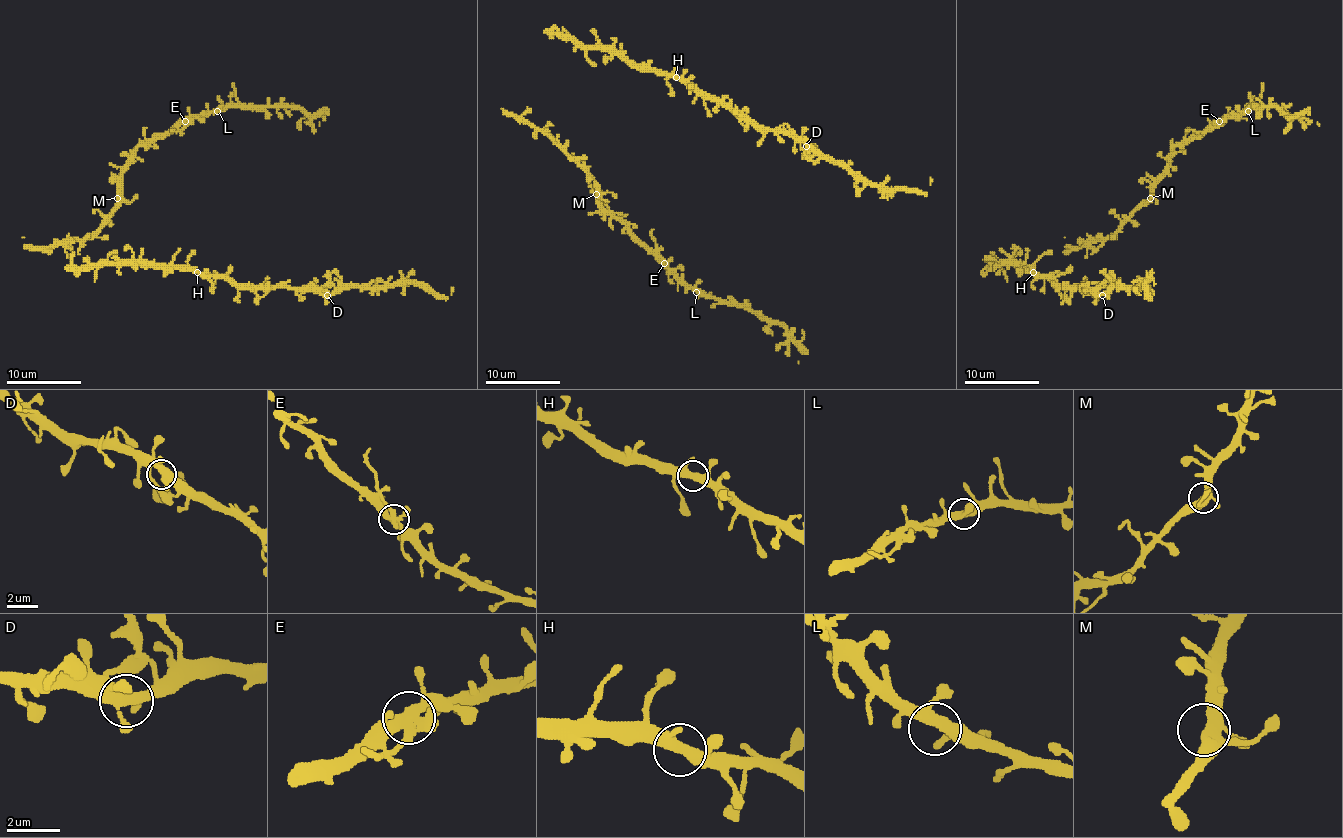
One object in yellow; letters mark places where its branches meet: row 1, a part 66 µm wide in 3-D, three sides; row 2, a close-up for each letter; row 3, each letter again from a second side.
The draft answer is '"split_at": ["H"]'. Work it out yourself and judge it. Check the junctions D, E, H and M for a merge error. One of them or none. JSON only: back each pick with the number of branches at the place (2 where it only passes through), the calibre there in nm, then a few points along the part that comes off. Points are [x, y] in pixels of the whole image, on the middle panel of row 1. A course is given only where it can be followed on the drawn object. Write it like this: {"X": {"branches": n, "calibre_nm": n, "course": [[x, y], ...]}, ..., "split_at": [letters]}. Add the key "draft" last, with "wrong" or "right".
{"split_at": [], "draft": "wrong"}

